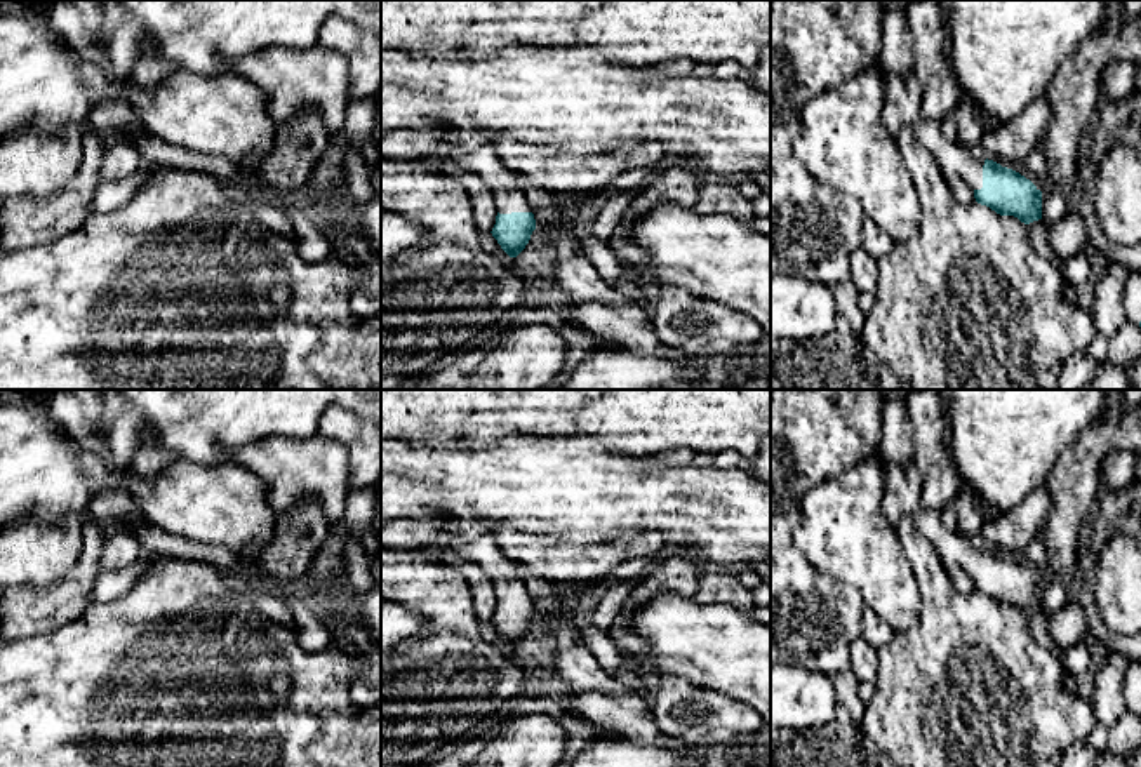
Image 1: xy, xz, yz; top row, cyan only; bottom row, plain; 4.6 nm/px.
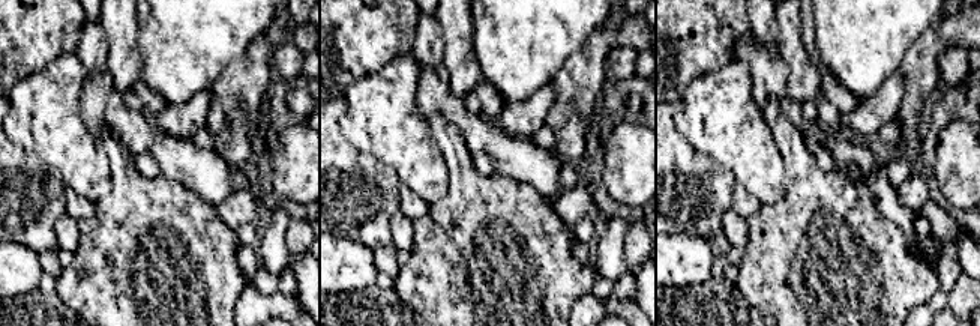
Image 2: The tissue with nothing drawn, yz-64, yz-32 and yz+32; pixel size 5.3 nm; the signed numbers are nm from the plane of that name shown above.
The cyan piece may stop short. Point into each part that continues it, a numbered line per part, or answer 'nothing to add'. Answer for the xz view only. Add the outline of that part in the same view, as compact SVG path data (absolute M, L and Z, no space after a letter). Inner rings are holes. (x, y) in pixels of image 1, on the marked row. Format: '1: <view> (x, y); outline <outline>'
1: xz (484, 160); outline M494 143L478 144L471 151L463 151L456 163L477 172L487 183L499 214L532 212L520 190L524 177L501 162L496 148Z

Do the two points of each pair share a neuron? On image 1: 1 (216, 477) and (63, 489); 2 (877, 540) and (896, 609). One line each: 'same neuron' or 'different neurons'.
1: different neurons
2: same neuron

